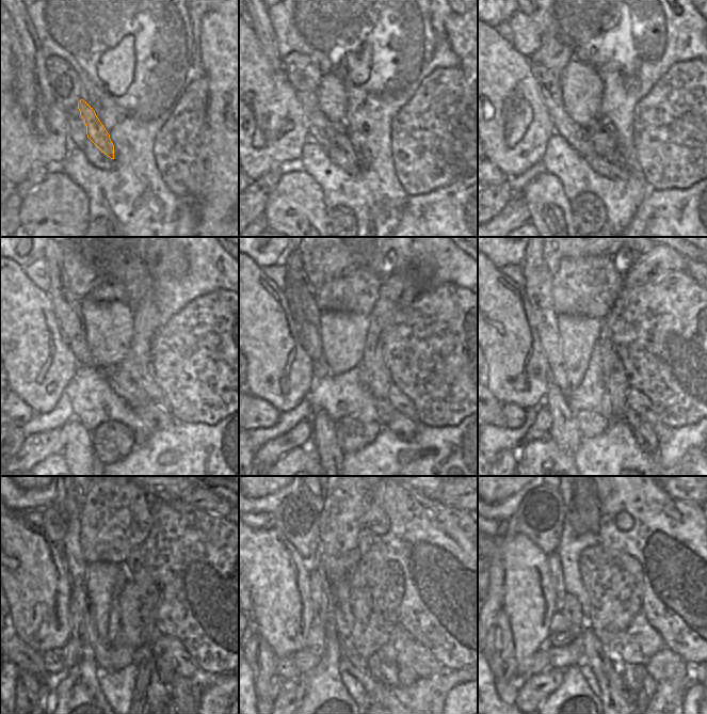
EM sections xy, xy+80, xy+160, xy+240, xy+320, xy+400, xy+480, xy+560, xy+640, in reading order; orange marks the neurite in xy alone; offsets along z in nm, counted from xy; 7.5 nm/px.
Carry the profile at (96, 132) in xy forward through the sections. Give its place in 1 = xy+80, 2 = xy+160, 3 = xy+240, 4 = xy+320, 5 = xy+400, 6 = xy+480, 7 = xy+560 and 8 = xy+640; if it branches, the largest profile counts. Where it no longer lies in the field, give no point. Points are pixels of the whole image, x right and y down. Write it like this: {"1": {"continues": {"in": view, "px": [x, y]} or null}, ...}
{"1": {"continues": {"in": "xy+80", "px": [342, 140]}}, "2": {"continues": {"in": "xy+160", "px": [605, 143]}}, "3": {"continues": {"in": "xy+240", "px": [144, 378]}}, "4": {"continues": {"in": "xy+320", "px": [400, 401]}}, "5": {"continues": {"in": "xy+400", "px": [638, 401]}}, "6": {"continues": {"in": "xy+480", "px": [170, 649]}}, "7": {"continues": {"in": "xy+560", "px": [415, 655]}}, "8": {"continues": {"in": "xy+640", "px": [665, 666]}}}

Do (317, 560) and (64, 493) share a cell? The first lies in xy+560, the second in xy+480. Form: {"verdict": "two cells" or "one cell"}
{"verdict": "one cell"}

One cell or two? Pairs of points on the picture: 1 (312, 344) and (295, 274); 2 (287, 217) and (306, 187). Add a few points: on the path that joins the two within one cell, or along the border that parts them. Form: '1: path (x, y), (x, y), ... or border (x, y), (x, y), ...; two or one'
1: path (303, 327), (293, 300), (293, 291); one
2: path (287, 209), (298, 199), (299, 194); one

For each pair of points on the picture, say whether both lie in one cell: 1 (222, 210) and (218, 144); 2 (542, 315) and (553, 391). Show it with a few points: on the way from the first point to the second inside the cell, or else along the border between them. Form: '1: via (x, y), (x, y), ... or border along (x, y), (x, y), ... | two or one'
1: via (222, 194), (222, 160) | one
2: border along (552, 381), (565, 396) | two

